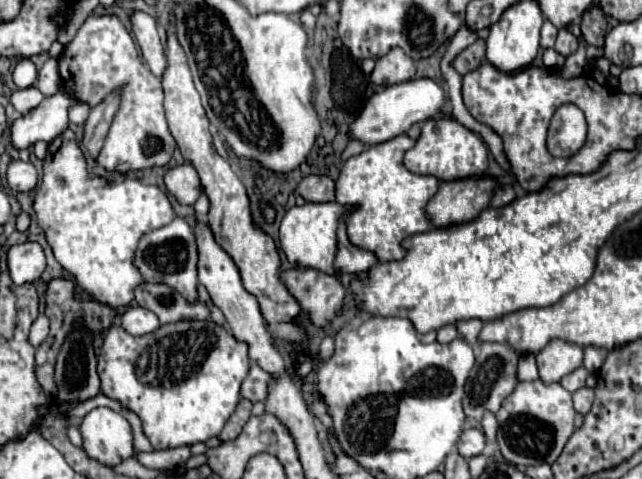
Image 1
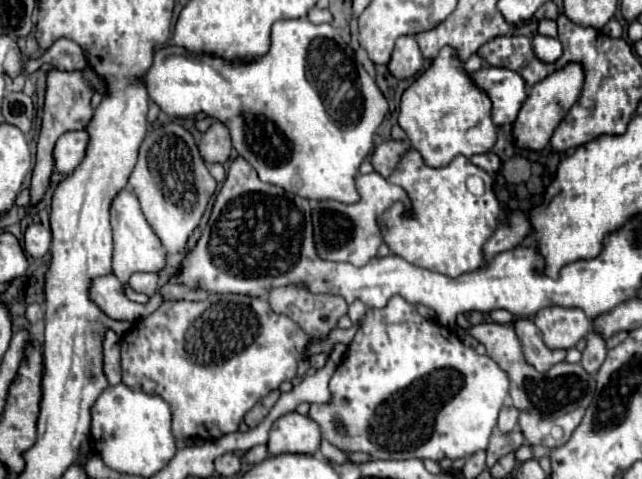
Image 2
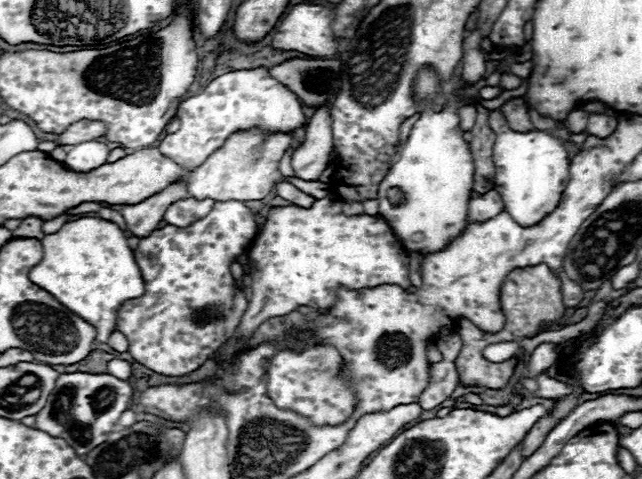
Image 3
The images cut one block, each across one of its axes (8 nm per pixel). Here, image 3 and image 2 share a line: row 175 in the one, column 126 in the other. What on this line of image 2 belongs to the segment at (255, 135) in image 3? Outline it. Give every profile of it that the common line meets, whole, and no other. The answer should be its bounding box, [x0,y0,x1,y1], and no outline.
[110,188,166,282]

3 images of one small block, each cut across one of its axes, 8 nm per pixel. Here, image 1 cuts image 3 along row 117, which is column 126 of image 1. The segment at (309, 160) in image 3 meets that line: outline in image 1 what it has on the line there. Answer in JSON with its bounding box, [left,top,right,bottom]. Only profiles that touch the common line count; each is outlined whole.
[122,306,160,336]

